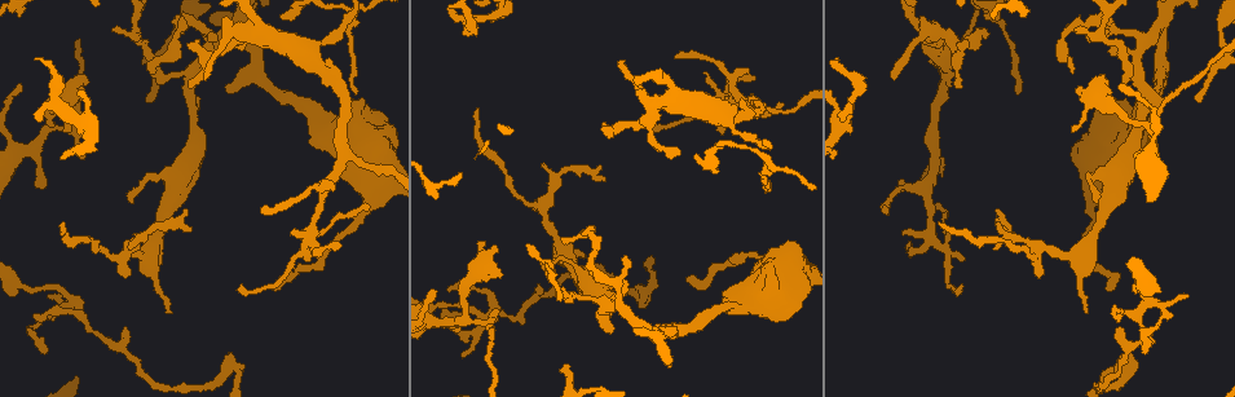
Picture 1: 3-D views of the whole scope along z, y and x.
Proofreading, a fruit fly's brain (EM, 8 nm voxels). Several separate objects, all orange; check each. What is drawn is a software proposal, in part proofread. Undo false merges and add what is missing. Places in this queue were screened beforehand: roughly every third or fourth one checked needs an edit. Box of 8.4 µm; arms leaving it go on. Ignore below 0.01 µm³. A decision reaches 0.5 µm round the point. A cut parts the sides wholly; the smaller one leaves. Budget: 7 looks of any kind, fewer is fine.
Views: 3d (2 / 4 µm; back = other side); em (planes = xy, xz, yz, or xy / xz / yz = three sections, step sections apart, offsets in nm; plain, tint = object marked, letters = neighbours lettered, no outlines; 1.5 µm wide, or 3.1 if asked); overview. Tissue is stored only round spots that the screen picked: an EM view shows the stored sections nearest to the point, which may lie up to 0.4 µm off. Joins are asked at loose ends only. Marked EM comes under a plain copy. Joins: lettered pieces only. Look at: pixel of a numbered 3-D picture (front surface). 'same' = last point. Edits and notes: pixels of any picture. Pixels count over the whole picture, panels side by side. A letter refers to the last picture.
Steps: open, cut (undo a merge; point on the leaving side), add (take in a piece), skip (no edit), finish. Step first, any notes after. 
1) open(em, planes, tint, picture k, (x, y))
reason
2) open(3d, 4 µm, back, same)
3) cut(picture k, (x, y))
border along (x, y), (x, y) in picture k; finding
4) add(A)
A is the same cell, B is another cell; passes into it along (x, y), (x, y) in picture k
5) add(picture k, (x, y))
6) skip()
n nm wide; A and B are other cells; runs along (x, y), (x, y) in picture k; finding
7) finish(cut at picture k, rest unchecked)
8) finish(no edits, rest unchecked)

open(3d, 2 µm, back, picture 1, (903, 233))
thin end

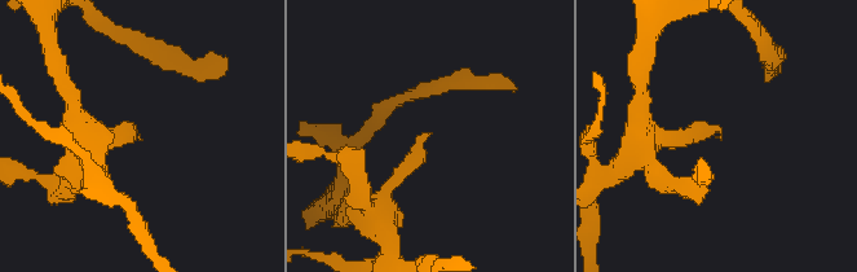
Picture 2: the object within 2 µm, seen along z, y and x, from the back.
open(em, planes, tint, picture 2, (720, 137))

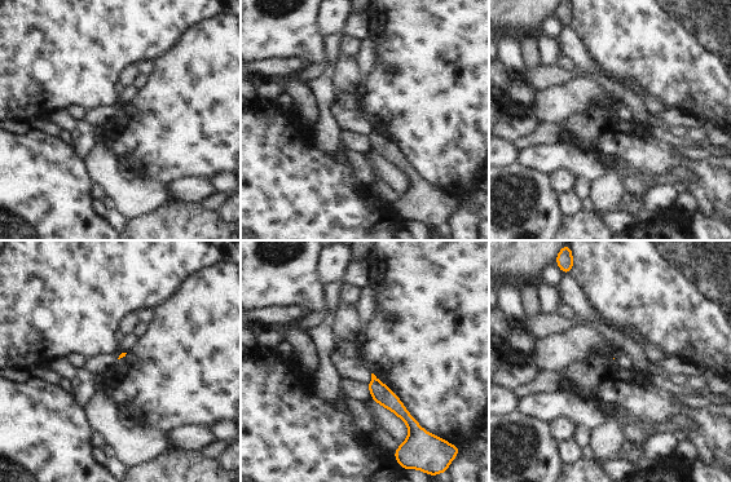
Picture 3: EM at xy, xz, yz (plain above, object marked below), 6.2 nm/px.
open(em, planes, letters, same)
see the neighbours

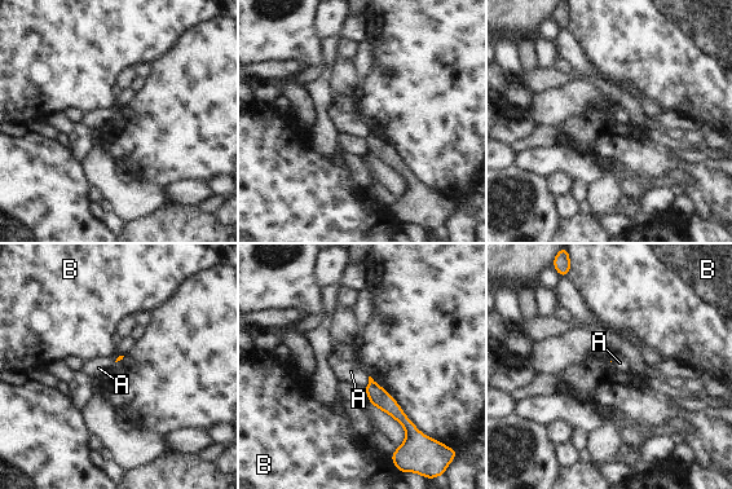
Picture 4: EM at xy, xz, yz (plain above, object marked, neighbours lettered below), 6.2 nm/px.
skip()
A and B are other cells; runs along (371, 383), (373, 390), (409, 428) in picture 4; none of them fits

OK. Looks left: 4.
open(em, xy, step 8, letters, picture 1, (461, 355))
an open end

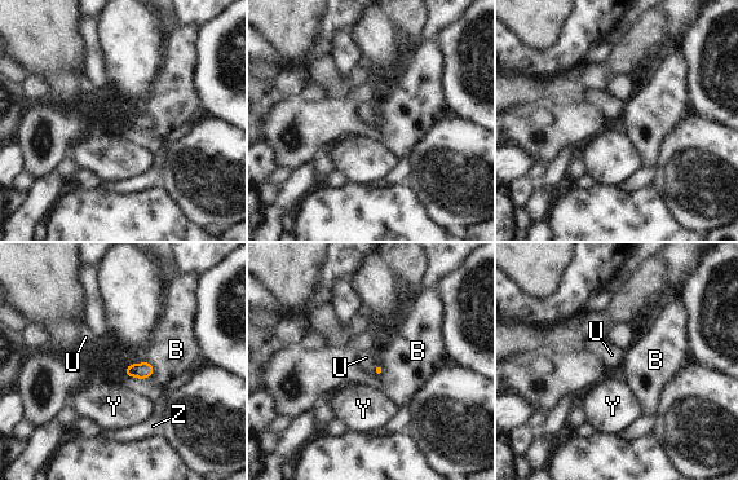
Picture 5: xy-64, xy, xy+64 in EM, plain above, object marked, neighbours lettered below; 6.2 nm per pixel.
add(U)
U is the same cell, B, Y and Z are other cells; passes into it along (378, 370), (374, 369), (366, 357) in picture 5; the neuron continues

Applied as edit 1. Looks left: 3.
open(em, planes, letters, picture 1, (1102, 77))
branch stops here

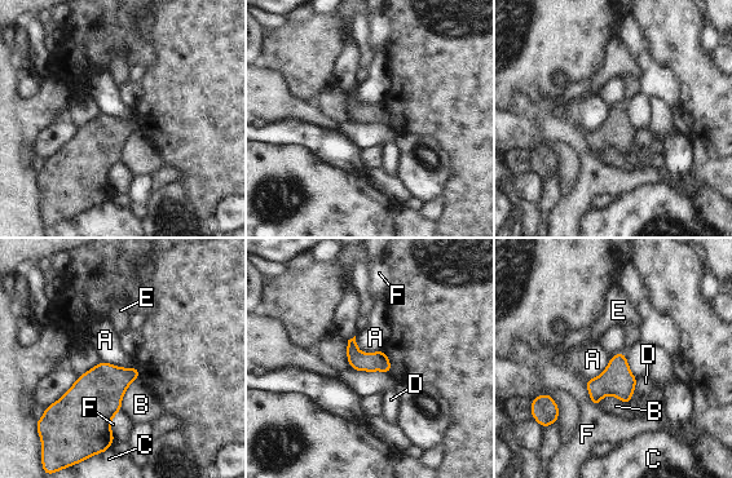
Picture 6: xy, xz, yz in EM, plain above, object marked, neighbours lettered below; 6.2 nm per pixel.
skip()
A, B, C, D, E and F are other cells; border along (355, 336), (360, 352), (383, 350) in picture 6; no lettered piece goes on from it

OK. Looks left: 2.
finish(add at picture 5, rest unchecked)

